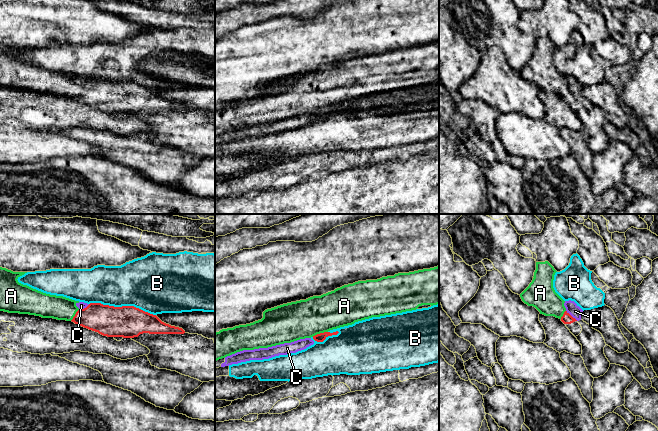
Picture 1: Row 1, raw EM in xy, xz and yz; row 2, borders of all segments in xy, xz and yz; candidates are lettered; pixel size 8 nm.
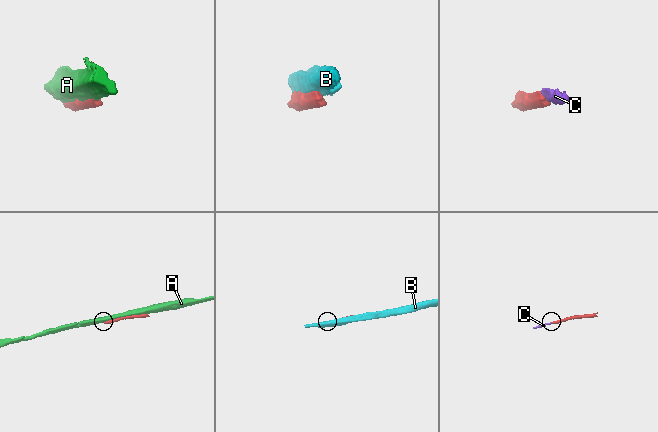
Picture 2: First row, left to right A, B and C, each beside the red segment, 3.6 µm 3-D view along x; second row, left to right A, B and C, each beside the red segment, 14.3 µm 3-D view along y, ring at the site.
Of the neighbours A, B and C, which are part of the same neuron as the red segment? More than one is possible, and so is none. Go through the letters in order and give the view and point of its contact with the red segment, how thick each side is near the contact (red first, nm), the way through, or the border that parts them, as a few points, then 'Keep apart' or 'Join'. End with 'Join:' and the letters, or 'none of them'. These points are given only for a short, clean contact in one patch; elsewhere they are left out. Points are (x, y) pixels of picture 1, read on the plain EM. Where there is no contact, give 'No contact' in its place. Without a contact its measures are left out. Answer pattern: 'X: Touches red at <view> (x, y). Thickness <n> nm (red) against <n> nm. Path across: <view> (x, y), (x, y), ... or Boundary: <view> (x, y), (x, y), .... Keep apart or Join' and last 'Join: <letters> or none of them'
A: Touches red at xz (320, 109). Thickness 70 nm (red) against 300 nm. Keep apart
B: Touches red at xy (122, 82). Thickness 260 nm (red) against 400 nm. Keep apart
C: Touches red at yz (571, 92). Thickness 80 nm (red) against 100 nm. Path across: yz (566, 94), (571, 92), (575, 87). Join
Join: C

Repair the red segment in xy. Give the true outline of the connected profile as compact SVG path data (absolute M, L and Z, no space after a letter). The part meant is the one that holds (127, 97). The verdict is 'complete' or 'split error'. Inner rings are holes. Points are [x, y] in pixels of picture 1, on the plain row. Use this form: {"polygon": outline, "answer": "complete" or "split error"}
{"polygon": "M76 79L79 86L71 96L107 113L134 114L140 110L184 110L182 104L162 98L156 91L134 82L114 83L101 79Z", "answer": "split error"}

